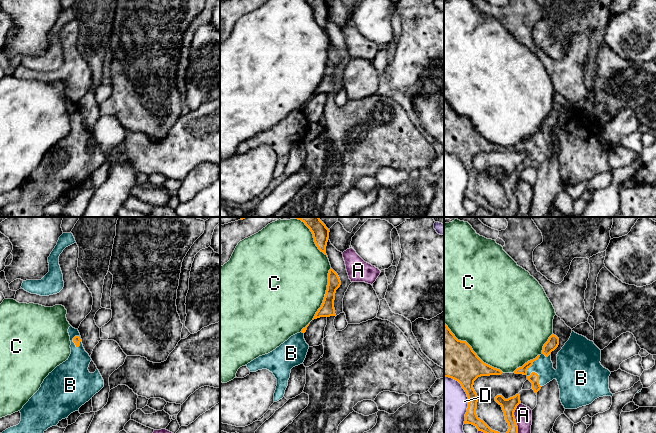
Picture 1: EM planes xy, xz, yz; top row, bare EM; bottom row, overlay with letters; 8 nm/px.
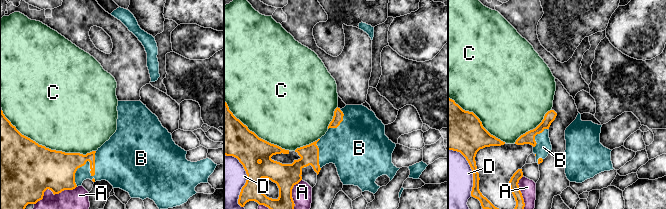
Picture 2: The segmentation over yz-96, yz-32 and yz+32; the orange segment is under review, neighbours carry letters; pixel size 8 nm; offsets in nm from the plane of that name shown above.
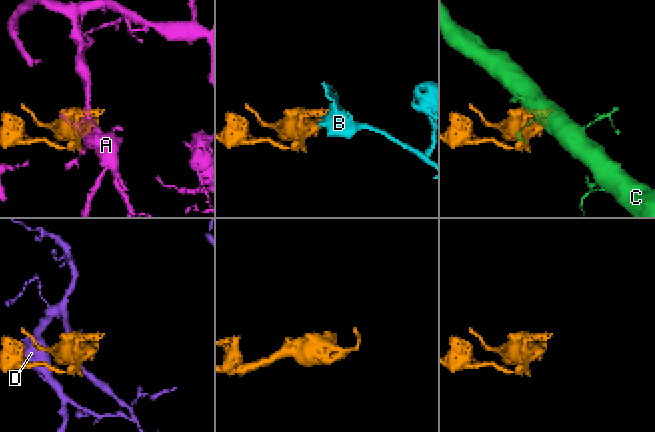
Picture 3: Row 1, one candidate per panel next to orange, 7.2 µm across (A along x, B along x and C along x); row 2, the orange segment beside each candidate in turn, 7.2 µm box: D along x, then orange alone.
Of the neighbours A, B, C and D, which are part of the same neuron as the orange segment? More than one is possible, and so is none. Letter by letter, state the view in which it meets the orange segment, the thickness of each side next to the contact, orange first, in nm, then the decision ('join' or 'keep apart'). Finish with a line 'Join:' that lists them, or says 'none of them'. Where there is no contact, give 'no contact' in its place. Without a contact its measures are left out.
A: meets orange in yz; 120 nm thick on the orange side, 140 nm on the other; keep apart
B: meets orange in yz; 80 nm thick on the orange side, 150 nm on the other; join
C: meets orange in yz; 340 nm thick on the orange side, 500 nm on the other; keep apart
D: meets orange in yz; 260 nm thick on the orange side, 380 nm on the other; keep apart
Join: B

